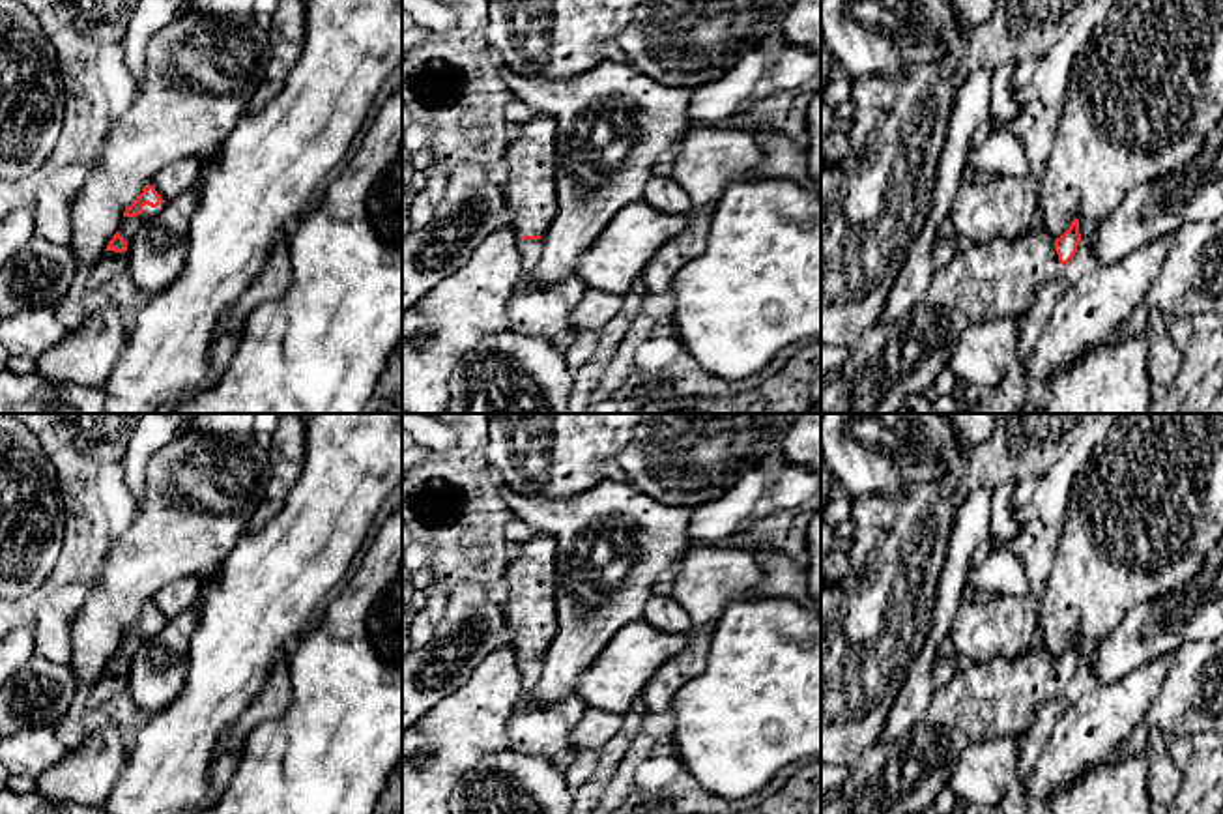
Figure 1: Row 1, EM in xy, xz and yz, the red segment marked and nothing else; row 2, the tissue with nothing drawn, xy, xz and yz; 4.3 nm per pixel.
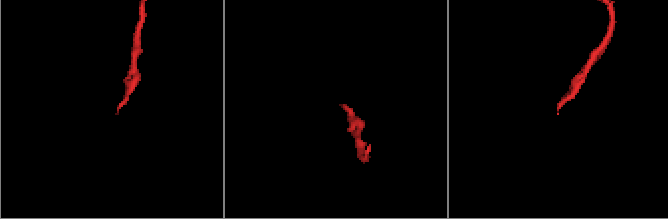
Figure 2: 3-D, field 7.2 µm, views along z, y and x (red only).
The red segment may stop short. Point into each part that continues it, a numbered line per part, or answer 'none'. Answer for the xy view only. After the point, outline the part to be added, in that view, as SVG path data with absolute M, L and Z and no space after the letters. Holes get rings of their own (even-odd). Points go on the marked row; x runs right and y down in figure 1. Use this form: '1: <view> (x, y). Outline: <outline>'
1: xy (111, 264). Outline: M144 206L142 213L137 217L123 217L120 226L120 236L127 241L125 253L105 251L101 258L88 269L88 290L94 290L107 281L129 273L129 241L138 226L155 213L157 208Z

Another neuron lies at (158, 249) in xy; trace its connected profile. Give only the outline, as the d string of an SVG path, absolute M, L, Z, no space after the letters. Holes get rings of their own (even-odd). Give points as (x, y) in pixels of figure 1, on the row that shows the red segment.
M196 187L165 200L129 241L129 277L151 298L166 290L183 271L191 219L198 208Z

